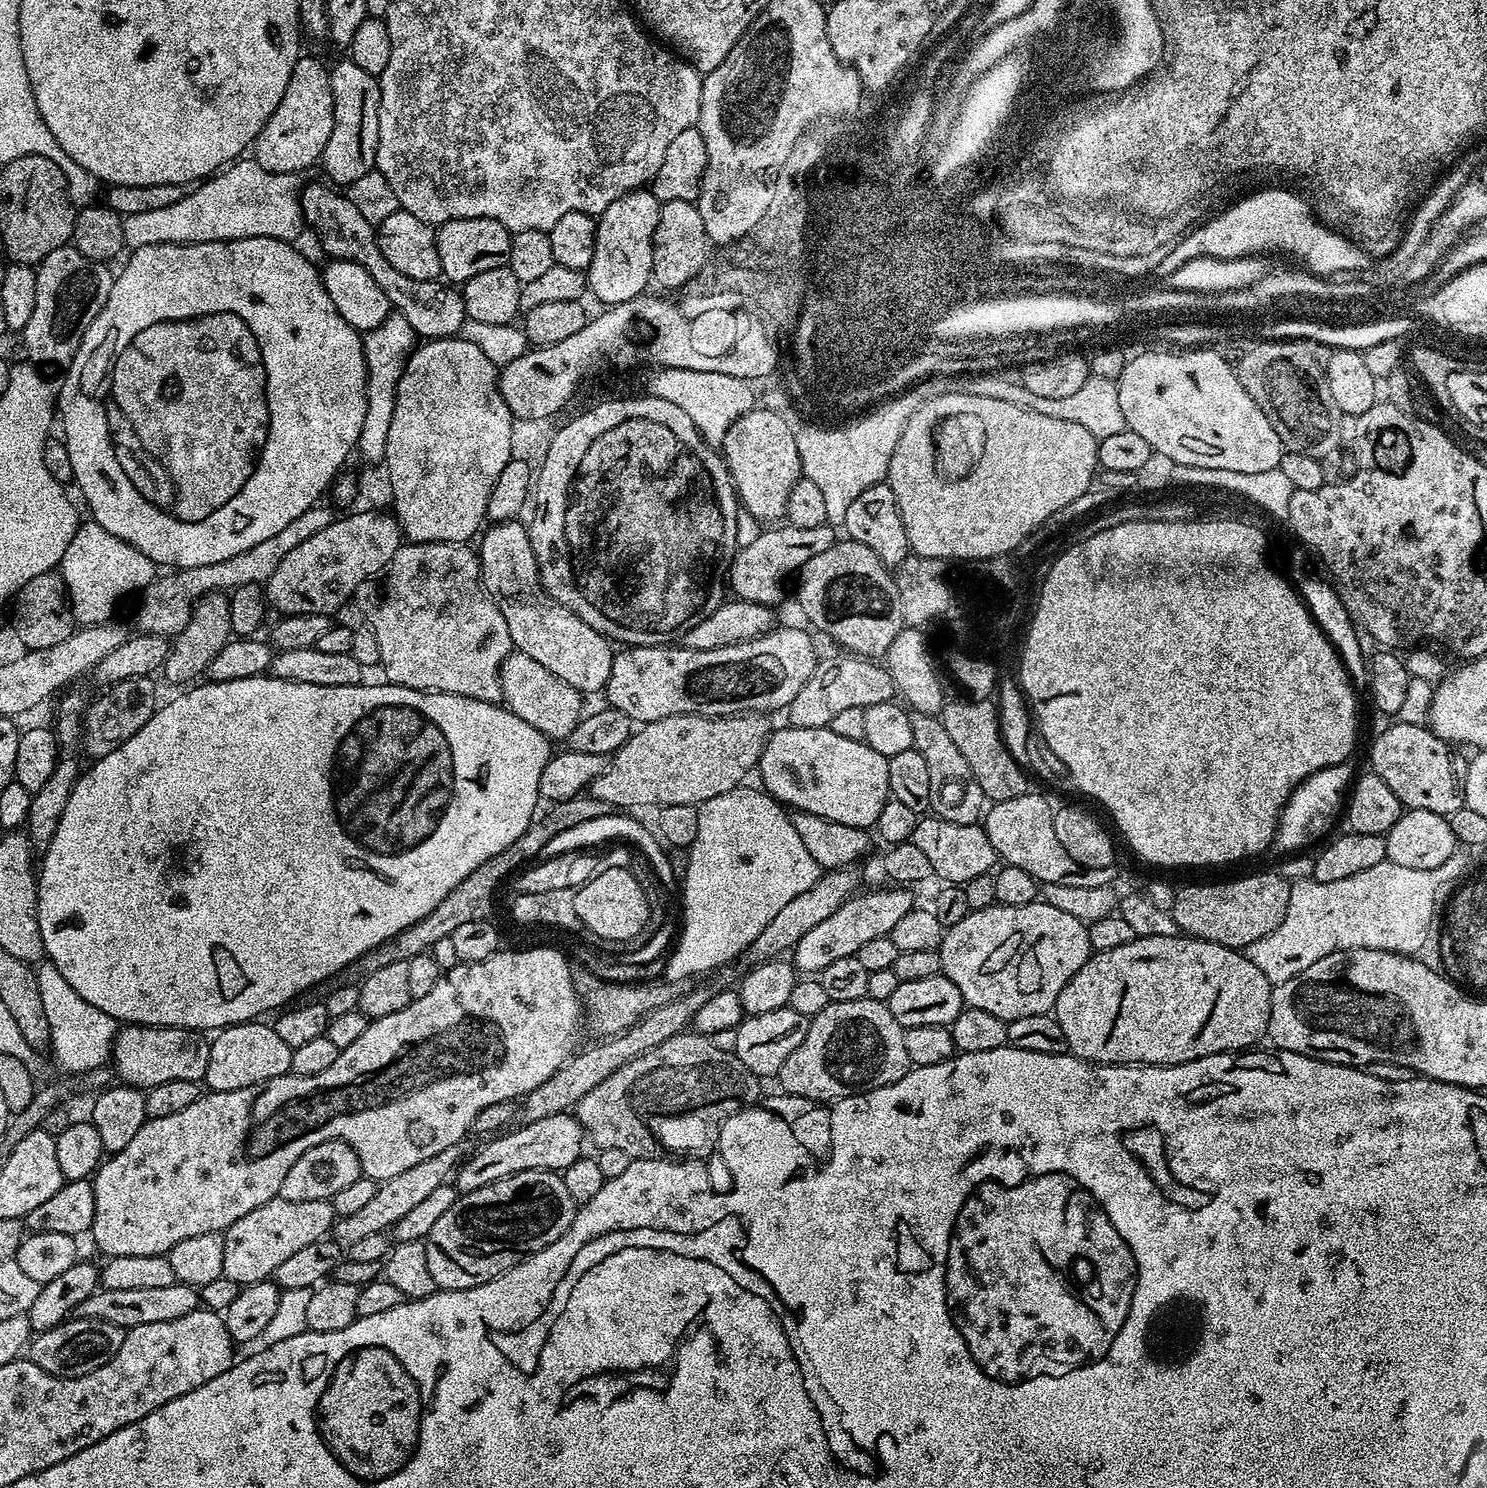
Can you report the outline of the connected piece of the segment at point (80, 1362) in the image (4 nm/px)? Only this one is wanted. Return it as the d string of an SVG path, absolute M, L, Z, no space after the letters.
M69 1318L63 1324L39 1333L29 1343L26 1356L50 1374L74 1378L90 1374L90 1370L98 1370L98 1366L106 1366L106 1362L110 1362L110 1358L118 1354L118 1346L122 1346L124 1333L125 1329L105 1320Z

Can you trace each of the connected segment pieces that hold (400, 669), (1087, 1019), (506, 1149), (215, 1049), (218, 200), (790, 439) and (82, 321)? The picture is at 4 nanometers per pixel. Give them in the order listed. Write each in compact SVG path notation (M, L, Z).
M401 543L399 550L388 559L382 575L359 600L368 619L365 620L367 627L372 628L374 638L378 638L379 667L384 668L383 679L387 683L423 692L458 694L491 704L501 699L500 667L514 649L506 618L502 618L502 610L498 610L481 581L480 558L471 543Z
M1137 936L1126 942L1126 946L1117 946L1114 950L1093 952L1088 961L1062 986L1062 994L1058 994L1054 1015L1058 1026L1062 1026L1062 1034L1066 1034L1068 1052L1080 1060L1087 1060L1089 1064L1185 1064L1198 1058L1206 1058L1223 1052L1243 1052L1251 1049L1261 1039L1268 1035L1270 1022L1270 1006L1272 1005L1273 984L1268 981L1266 974L1250 962L1250 958L1243 951L1226 946L1218 946L1218 942L1196 940L1192 936Z
M567 1112L550 1114L550 1118L538 1118L538 1122L520 1124L485 1140L488 1141L481 1148L479 1145L456 1169L454 1187L457 1193L473 1192L490 1182L498 1182L502 1178L526 1170L563 1173L564 1169L580 1159L582 1155L580 1147L586 1144L584 1129L581 1128L575 1115Z
M249 1022L221 1028L210 1040L210 1062L206 1066L203 1083L211 1091L242 1090L242 1086L254 1086L270 1078L287 1076L292 1070L292 1048L278 1038L271 1023Z
M240 158L227 165L223 170L215 173L211 178L205 179L200 189L190 194L189 197L175 202L172 206L163 207L159 210L143 211L142 214L130 214L124 217L124 243L129 249L135 250L142 246L151 244L201 244L202 242L214 242L215 240L237 240L238 238L278 238L289 242L299 241L300 231L305 231L306 225L304 215L300 209L300 197L302 187L300 188L301 177L294 172L267 172L262 170L262 166L256 164L255 159Z
M756 415L740 416L730 425L722 443L722 455L743 509L759 522L780 522L788 511L790 490L802 478L795 442L797 429L793 425L772 424L771 415Z
M65 246L46 254L46 258L36 268L36 297L34 298L34 314L30 314L30 322L26 322L22 339L28 359L37 366L43 364L71 364L90 322L98 318L98 314L106 306L110 298L110 290L114 279L114 272L107 263L97 262L83 256L78 249Z

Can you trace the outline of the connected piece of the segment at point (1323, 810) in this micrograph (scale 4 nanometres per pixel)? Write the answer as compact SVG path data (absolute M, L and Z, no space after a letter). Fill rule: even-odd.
M1351 763L1335 764L1306 779L1292 792L1276 823L1273 851L1294 854L1322 837L1333 824L1339 810L1343 809L1347 793L1355 777Z

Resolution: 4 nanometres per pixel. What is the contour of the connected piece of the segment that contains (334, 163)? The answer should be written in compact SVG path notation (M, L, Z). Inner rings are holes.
M341 58L336 65L331 65L328 77L330 90L334 94L334 130L330 130L330 142L326 142L322 165L333 185L350 186L358 182L362 174L376 167L380 82L347 58Z

